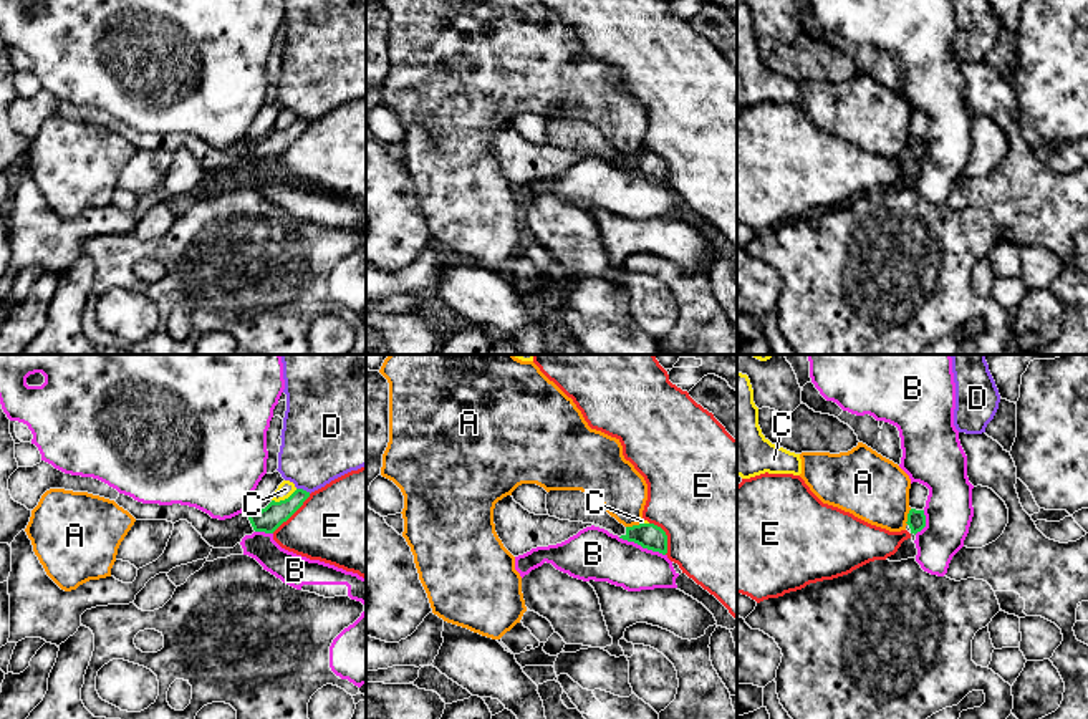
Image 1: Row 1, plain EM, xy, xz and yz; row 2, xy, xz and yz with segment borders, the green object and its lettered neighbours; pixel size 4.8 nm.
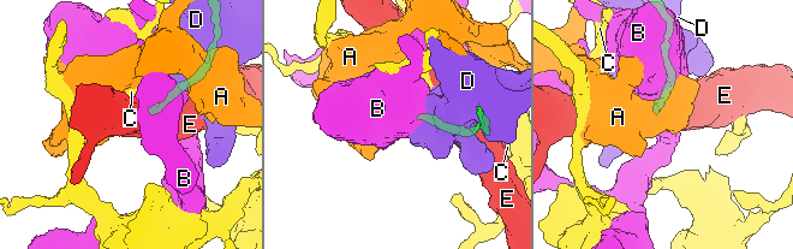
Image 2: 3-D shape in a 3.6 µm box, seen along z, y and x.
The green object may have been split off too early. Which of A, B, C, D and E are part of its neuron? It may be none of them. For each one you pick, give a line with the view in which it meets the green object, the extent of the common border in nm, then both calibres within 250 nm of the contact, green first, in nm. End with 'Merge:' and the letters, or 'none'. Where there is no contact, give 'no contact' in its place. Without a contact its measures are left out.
Merge: none

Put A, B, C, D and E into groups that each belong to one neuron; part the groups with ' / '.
A / B / C / D / E

